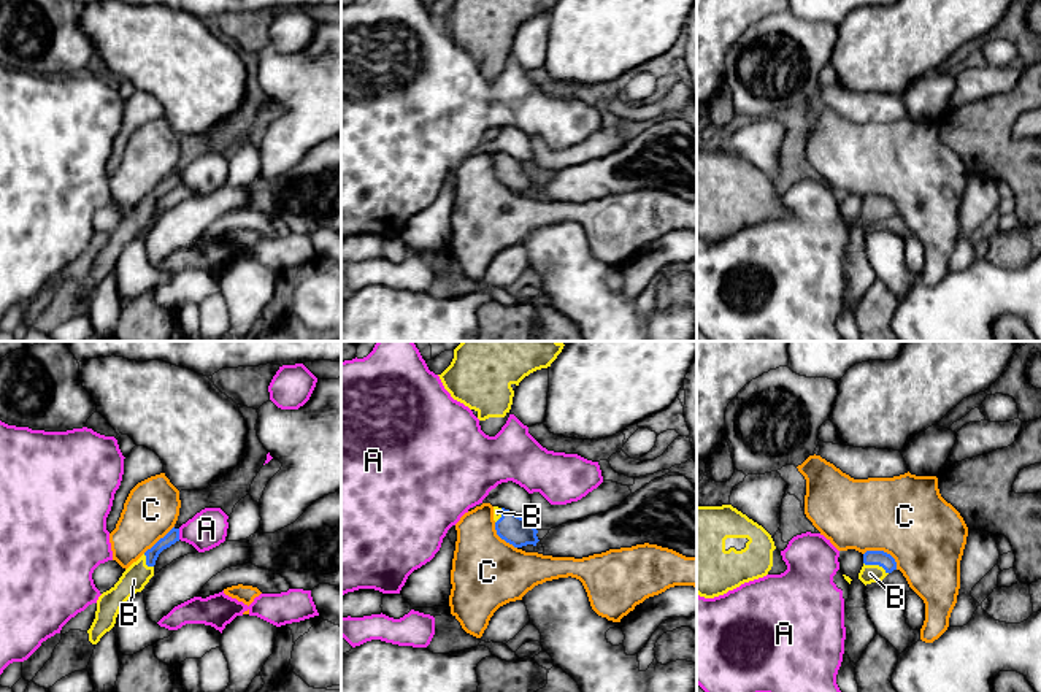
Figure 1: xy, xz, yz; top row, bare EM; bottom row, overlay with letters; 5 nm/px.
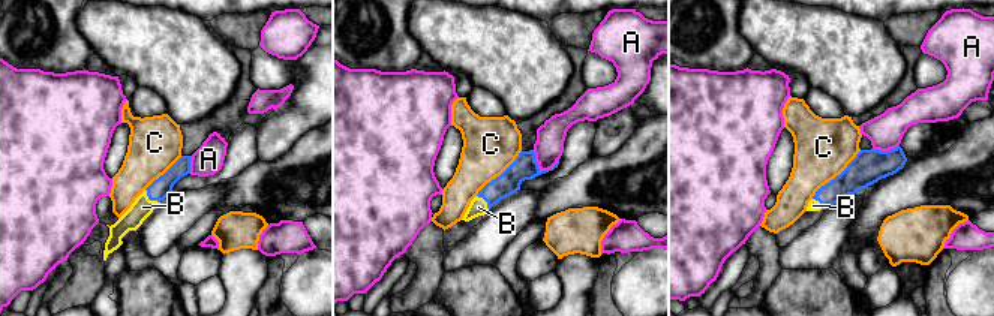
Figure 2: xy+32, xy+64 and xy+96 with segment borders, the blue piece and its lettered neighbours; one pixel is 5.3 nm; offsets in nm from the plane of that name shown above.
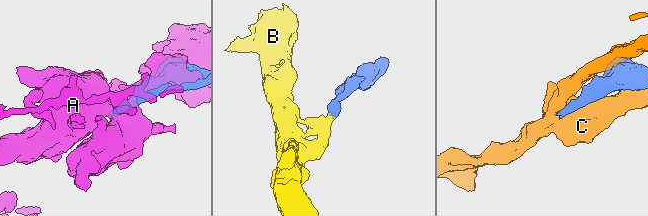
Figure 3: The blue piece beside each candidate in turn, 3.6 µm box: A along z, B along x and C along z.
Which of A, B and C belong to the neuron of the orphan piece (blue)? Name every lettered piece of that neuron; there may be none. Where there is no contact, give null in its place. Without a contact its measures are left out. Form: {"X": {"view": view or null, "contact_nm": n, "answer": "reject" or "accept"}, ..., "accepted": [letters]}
{"A": {"view": "xy", "contact_nm": 60, "answer": "reject"}, "B": {"view": "yz", "contact_nm": 140, "answer": "accept"}, "C": {"view": "yz", "contact_nm": 190, "answer": "reject"}, "accepted": ["B"]}

